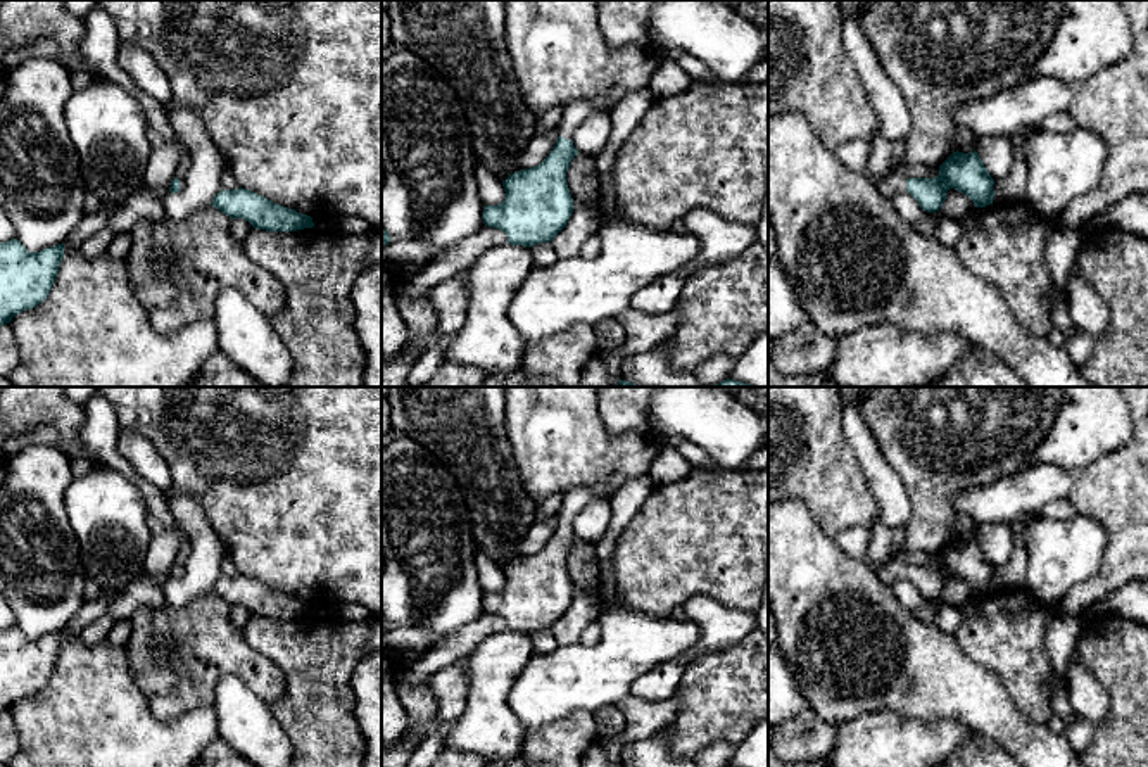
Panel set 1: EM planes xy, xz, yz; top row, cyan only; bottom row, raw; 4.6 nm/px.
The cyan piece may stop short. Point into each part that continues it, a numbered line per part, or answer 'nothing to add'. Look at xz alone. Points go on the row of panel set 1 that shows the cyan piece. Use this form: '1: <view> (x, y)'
1: xz (577, 111)

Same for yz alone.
1: yz (893, 183)

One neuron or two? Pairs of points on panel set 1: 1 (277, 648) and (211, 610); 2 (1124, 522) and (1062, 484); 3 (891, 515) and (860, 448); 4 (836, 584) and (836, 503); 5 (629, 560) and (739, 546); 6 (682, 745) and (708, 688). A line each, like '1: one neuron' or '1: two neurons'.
1: two neurons
2: two neurons
3: one neuron
4: two neurons
5: one neuron
6: one neuron

